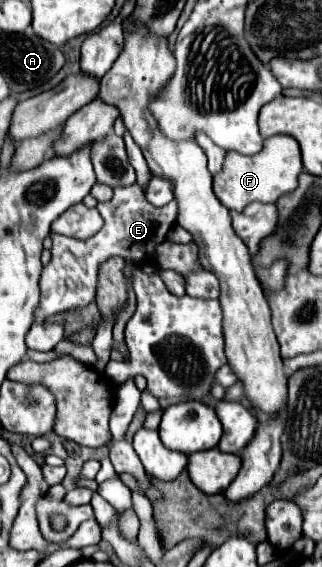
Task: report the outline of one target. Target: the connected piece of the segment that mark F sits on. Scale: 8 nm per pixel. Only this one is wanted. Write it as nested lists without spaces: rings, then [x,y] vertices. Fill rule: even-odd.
[[[273,136],[265,140],[263,150],[255,156],[227,152],[223,170],[213,178],[213,192],[229,210],[241,212],[251,202],[277,202],[283,194],[293,192],[297,188],[297,176],[301,170],[303,164],[297,140],[291,136]]]

